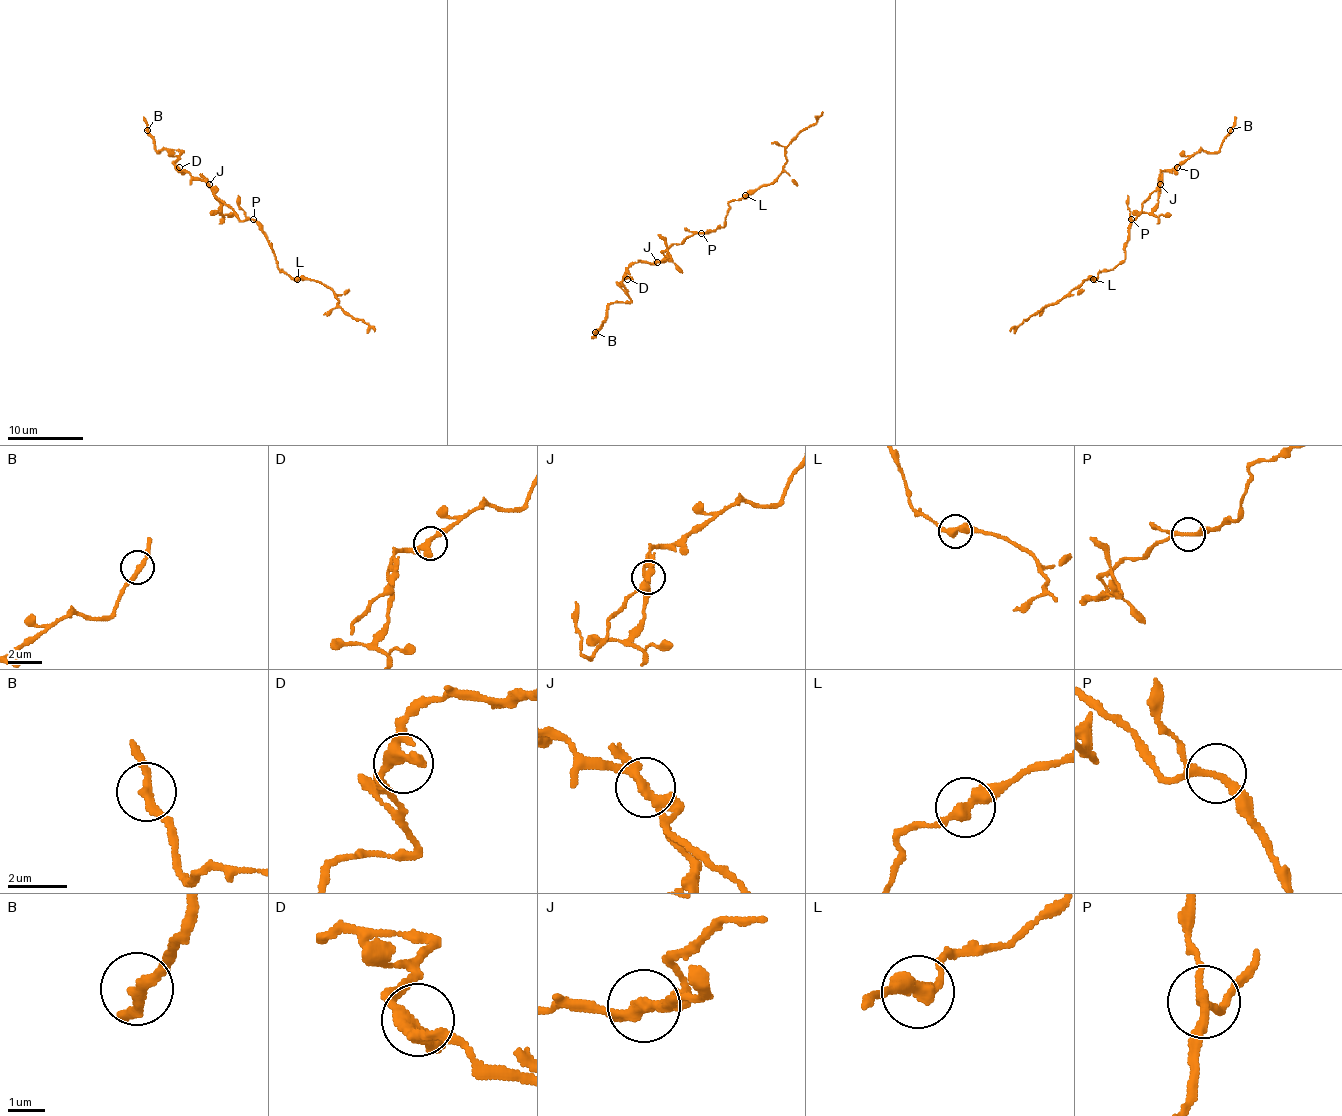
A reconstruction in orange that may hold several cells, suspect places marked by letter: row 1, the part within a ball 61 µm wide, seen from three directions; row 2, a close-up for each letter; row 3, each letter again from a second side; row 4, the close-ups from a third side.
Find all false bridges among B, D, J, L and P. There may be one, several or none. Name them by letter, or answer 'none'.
J

